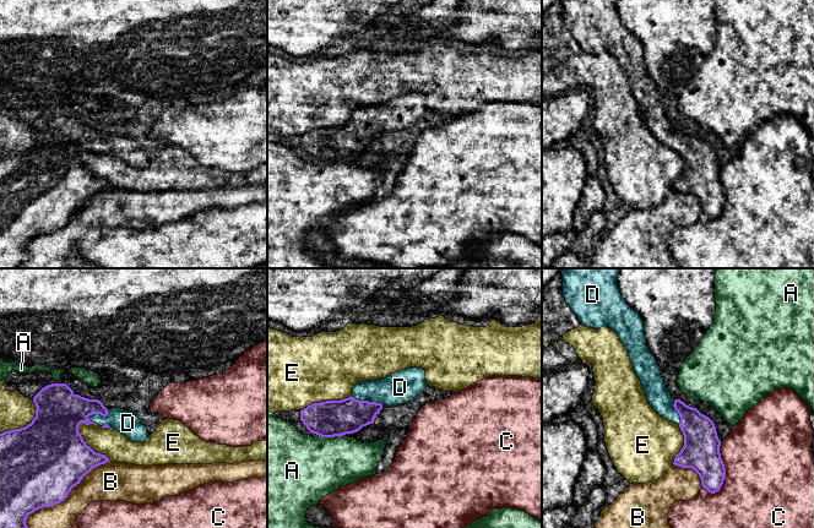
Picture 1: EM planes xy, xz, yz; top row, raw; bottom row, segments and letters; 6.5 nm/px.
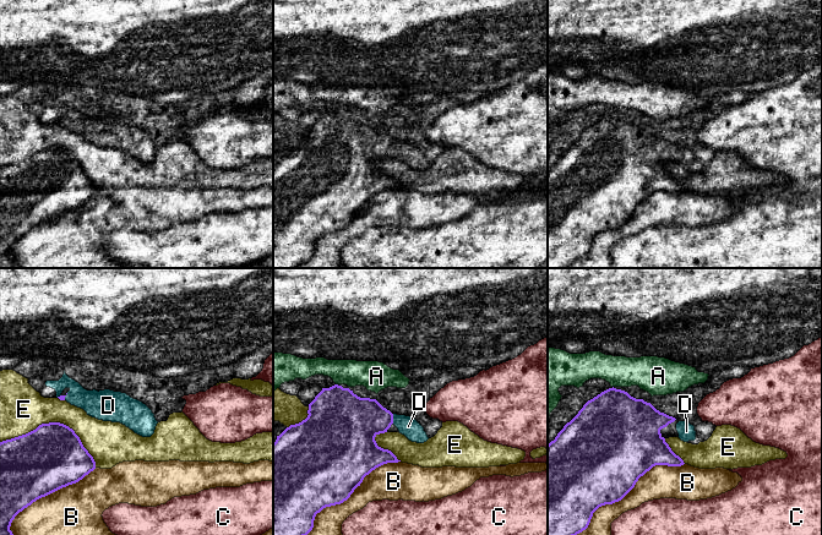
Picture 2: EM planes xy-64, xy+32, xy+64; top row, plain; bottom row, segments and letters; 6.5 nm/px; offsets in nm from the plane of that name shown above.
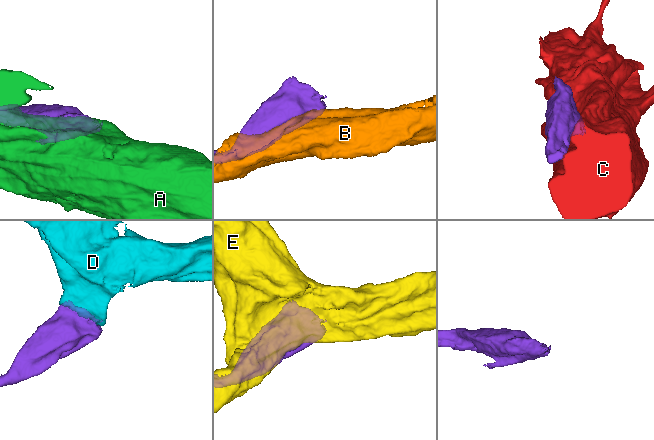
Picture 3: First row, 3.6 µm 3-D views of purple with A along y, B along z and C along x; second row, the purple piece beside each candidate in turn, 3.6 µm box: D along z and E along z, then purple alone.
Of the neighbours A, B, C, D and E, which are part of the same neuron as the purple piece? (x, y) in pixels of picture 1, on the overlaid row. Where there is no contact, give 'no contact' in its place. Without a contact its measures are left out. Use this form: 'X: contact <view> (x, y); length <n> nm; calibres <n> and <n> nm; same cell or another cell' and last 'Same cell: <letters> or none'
A: contact xz (331, 436); length 180 nm; calibres 240 and 400 nm; another cell
B: contact xy (65, 497); length 700 nm; calibres 480 and 220 nm; another cell
C: contact yz (725, 469); length 360 nm; calibres 240 and 500 nm; another cell
D: contact xy (99, 413); length 160 nm; calibres 280 and 150 nm; same cell
E: contact xy (86, 445); length 320 nm; calibres 480 and 180 nm; another cell
Same cell: D

